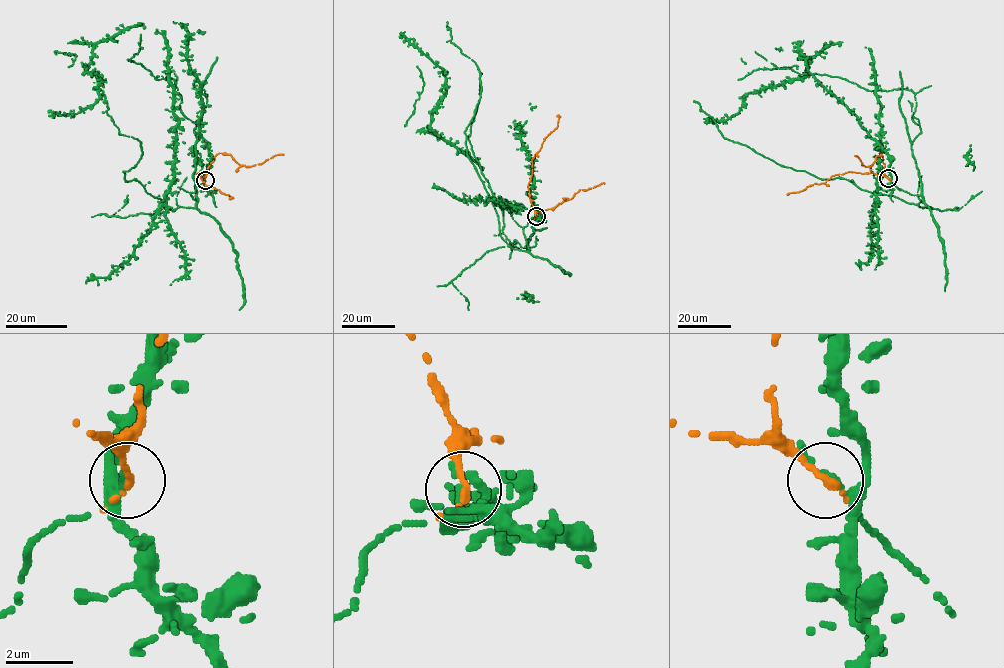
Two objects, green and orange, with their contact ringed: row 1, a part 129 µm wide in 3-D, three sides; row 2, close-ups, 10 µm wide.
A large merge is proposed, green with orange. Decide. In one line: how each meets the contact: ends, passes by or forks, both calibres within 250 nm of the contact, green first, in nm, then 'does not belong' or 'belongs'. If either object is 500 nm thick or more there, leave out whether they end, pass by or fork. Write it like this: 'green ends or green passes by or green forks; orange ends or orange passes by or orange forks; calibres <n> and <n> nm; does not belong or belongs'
green forks; orange passes by; calibres 150 and 180 nm; belongs

